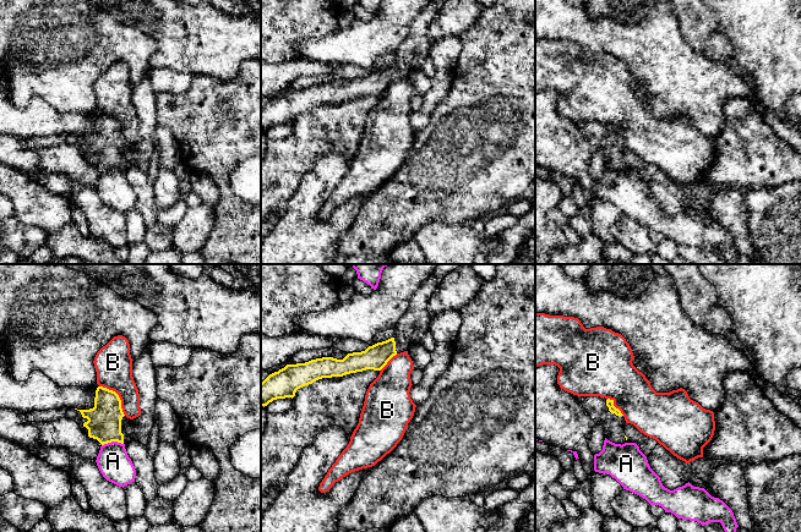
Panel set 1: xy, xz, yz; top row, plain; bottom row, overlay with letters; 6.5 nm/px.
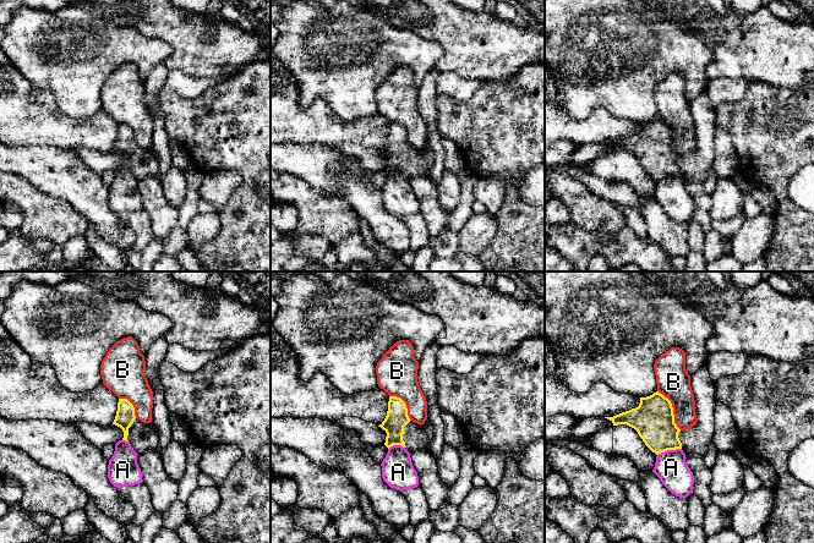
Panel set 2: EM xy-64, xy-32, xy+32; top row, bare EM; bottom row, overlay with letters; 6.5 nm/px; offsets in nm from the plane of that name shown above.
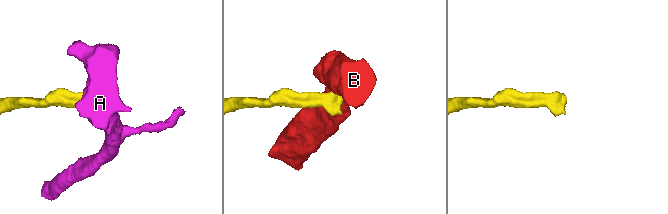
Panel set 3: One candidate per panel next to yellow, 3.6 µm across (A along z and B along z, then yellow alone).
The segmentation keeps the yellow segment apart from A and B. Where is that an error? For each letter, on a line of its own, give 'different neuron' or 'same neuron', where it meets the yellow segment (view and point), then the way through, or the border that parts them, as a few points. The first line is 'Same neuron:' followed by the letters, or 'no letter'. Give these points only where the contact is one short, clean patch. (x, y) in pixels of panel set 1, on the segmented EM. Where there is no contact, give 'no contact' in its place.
Same neuron: no letter
A: different neuron; contact xy (112, 440); border xy (123, 443), (108, 442), (102, 445)
B: different neuron; contact xy (118, 396); border xy (99, 385), (112, 389), (118, 395), (121, 411), (125, 415)

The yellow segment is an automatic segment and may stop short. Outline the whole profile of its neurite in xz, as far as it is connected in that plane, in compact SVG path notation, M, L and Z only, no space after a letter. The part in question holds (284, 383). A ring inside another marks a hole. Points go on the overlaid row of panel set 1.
M431 273L409 301L409 307L398 320L394 335L382 342L369 346L365 351L348 353L343 360L322 357L305 363L287 364L269 374L261 383L261 406L277 399L294 397L298 389L322 378L343 377L366 369L381 371L397 353L408 351L419 344L429 331L431 316L427 311L430 297L441 285Z

